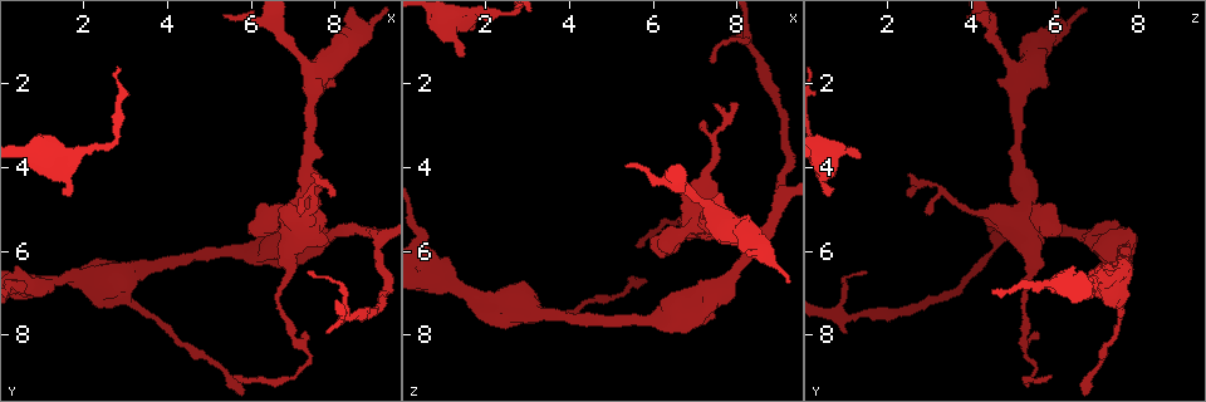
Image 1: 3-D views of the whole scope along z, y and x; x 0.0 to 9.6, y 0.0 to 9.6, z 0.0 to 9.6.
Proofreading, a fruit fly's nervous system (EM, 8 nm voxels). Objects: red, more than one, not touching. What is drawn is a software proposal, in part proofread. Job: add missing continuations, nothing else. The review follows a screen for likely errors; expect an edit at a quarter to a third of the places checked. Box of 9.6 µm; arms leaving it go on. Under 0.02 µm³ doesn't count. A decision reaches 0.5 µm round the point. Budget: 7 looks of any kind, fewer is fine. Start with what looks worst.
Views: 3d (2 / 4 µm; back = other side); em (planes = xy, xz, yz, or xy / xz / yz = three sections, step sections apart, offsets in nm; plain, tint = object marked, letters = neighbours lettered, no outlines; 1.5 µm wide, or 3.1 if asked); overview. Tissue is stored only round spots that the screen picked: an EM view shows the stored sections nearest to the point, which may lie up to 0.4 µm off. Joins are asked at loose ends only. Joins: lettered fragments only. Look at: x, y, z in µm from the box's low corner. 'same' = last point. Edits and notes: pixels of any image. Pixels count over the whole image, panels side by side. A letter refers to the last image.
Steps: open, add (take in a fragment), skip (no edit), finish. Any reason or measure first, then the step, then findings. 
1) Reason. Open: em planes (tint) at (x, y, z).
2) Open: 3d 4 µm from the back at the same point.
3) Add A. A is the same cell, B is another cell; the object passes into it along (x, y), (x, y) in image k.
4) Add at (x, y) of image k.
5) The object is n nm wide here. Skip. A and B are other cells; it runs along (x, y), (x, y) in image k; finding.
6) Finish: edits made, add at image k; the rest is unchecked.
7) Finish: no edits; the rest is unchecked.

Open: 3d 2 µm at (7.80, 8.00, 1.00).

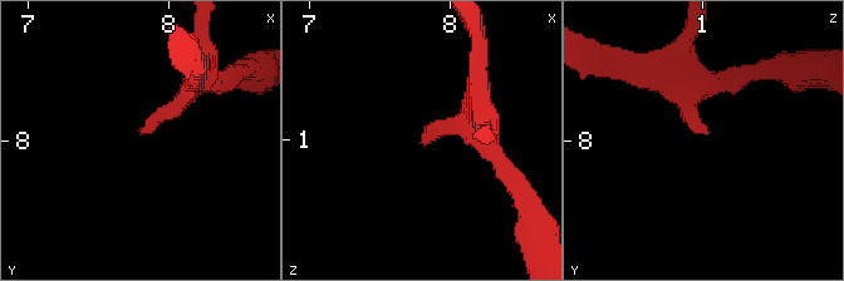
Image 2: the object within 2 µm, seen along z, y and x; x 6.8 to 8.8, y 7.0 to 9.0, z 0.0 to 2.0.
Shape alone is not enough. Open: em xz step 8 (tint) at (7.78, 7.94, 1.04).

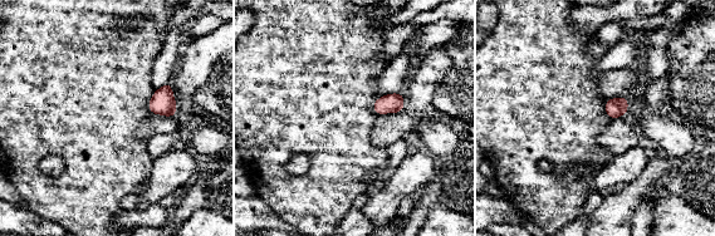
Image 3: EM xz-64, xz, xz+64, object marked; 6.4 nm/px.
Another direction. Open: em planes (letters) at the same point.

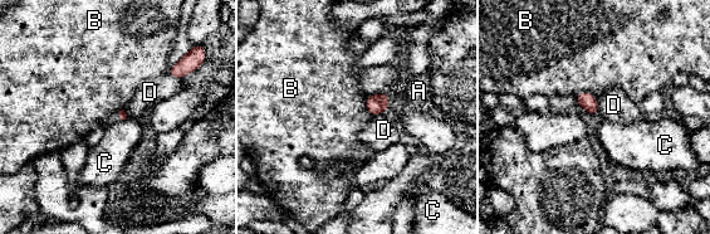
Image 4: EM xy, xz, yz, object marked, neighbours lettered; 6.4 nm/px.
Skip. A, B, C and D are other cells; a border runs along (596, 98), (600, 112) in image 4; none of them fits.

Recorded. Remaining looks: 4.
Open: em planes (letters) at (7.30, 7.95, 5.60).

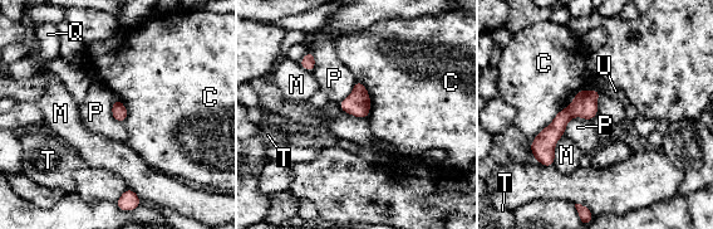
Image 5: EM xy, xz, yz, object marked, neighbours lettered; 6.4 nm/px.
Skip. C, M, P, Q, T and U are other cells; a border runs along (355, 79), (369, 96), (367, 118) in image 5; none of them fits.

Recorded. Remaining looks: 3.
Tapers out. Open: 3d 2 µm at (7.95, 4.65, 2.40).

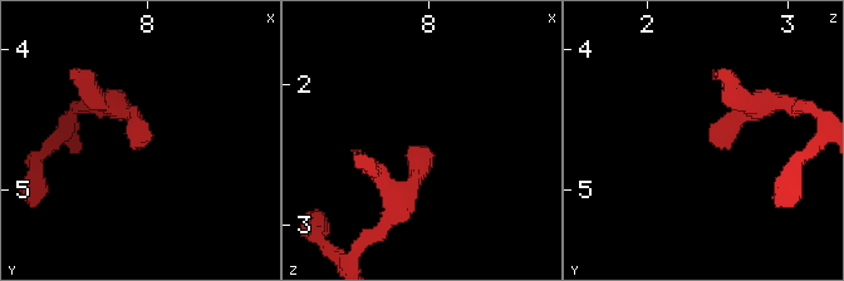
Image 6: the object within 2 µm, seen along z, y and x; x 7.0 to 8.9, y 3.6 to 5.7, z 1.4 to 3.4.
Open: em planes (letters) at (7.90, 4.60, 2.44).

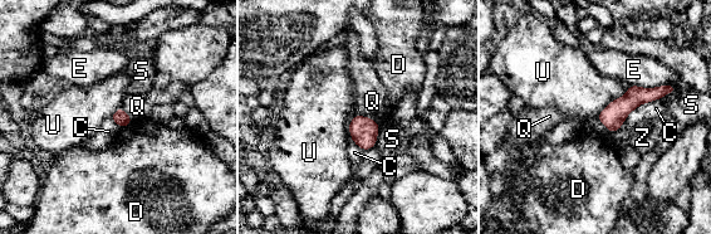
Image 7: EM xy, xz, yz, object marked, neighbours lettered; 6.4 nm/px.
Skip. C, D, E, Q, S, U and Z are other cells; it runs along (668, 88), (635, 96), (602, 117) in image 7; no lettered fragment goes on from it.

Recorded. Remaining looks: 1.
Finish: no edits; the rest is unchecked.

